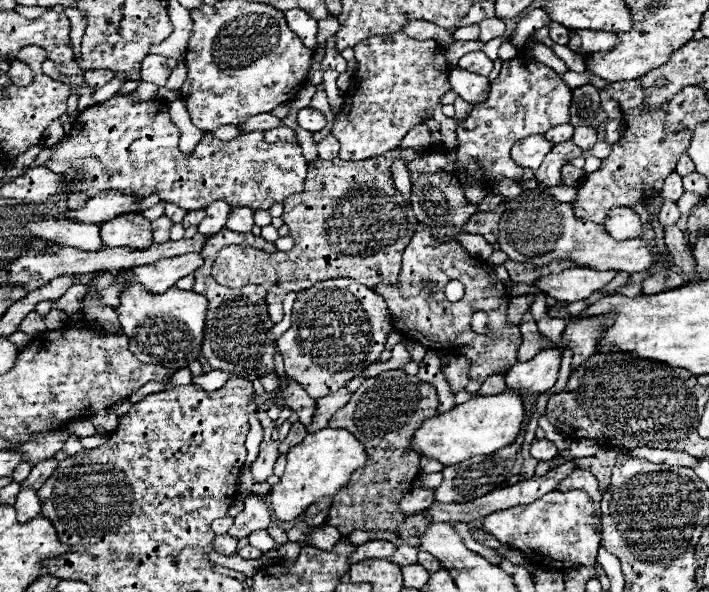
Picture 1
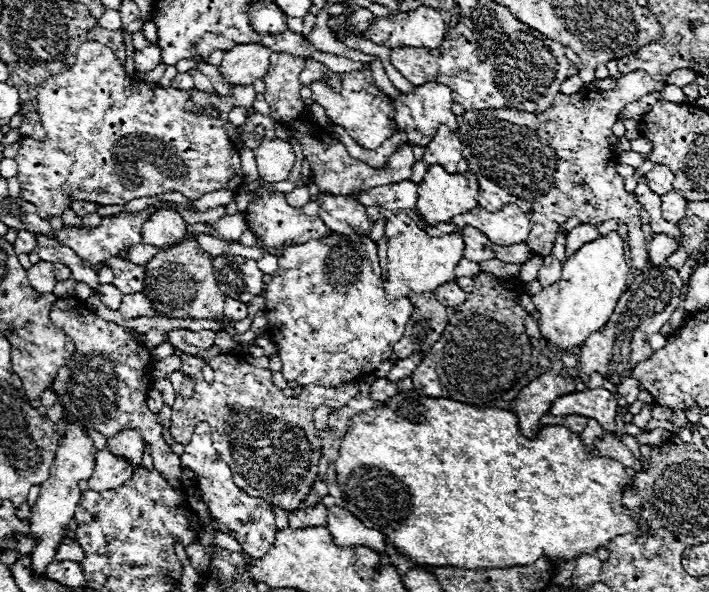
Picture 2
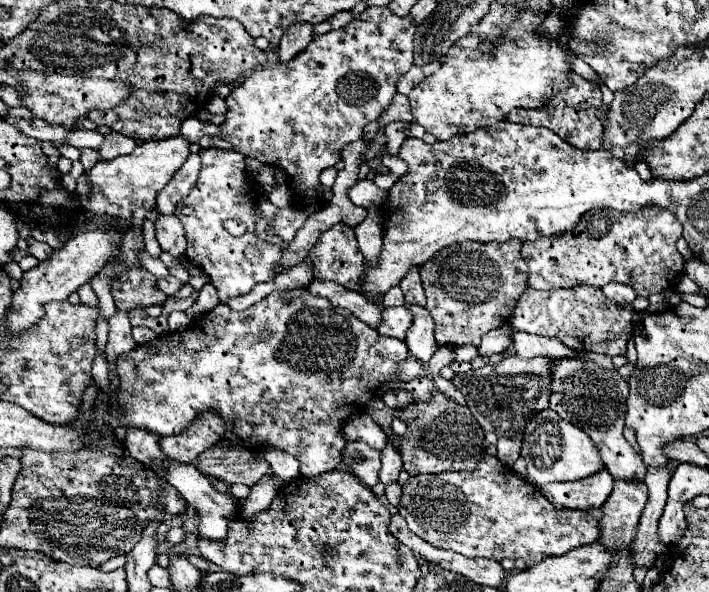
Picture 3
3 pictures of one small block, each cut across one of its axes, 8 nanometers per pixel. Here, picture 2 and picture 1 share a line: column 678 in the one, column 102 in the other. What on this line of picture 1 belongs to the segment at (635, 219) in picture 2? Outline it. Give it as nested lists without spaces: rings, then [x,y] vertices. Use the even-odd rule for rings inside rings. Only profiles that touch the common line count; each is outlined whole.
[[[88,70],[88,72],[84,74],[84,78],[86,78],[86,82],[88,82],[92,88],[100,88],[100,86],[108,84],[108,82],[114,78],[114,74],[112,74],[110,70]]]

